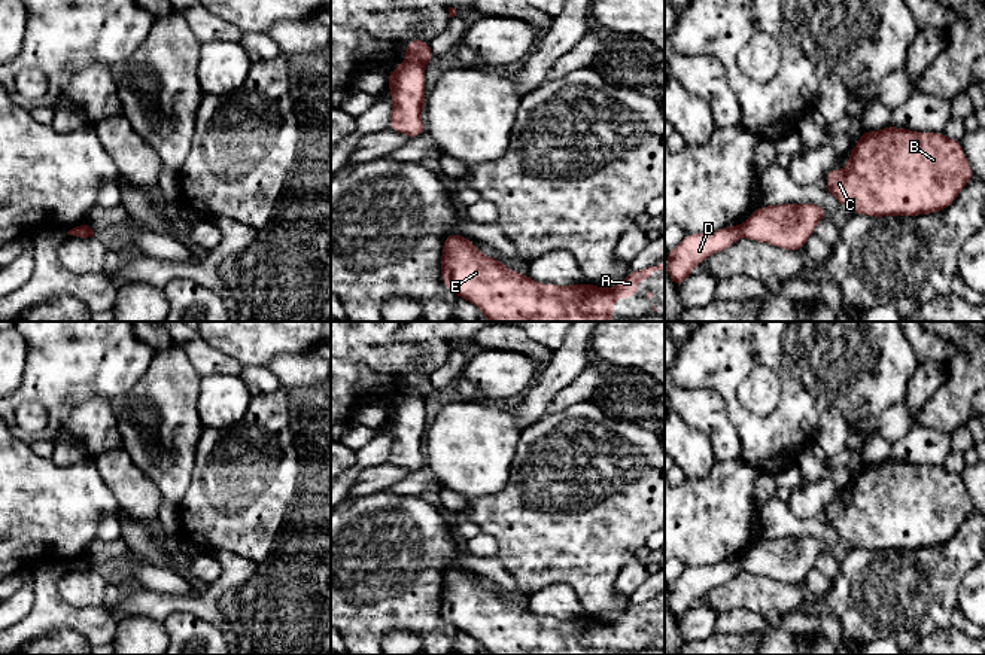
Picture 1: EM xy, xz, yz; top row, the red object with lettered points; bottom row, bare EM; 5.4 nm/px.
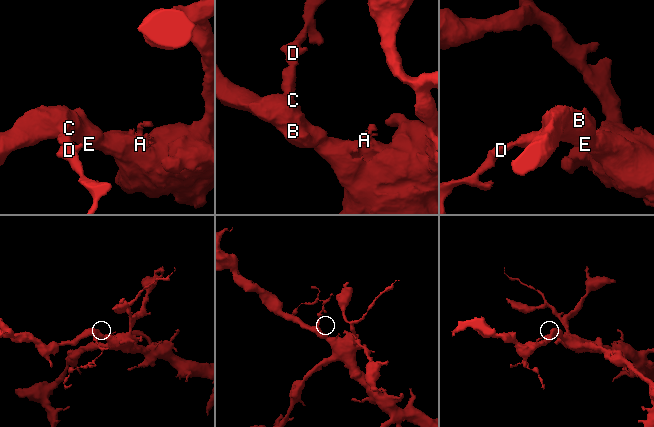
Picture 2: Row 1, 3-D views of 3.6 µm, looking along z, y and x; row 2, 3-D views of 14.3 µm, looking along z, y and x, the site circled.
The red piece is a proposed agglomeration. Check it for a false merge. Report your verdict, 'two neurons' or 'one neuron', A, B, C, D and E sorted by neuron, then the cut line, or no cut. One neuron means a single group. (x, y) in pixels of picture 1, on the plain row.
two neurons | A B C E / D | xz (406, 393), (425, 399)

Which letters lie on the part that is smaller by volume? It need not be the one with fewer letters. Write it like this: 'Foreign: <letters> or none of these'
Foreign: D

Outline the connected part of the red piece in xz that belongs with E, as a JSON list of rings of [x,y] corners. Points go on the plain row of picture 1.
[[[460,567],[443,573],[441,616],[457,631],[477,639],[489,655],[611,655],[615,631],[638,630],[638,615],[653,613],[654,604],[665,604],[665,597],[630,604],[614,621],[596,621],[590,616],[556,619],[536,616],[532,610],[508,603],[501,594],[481,587],[474,575]]]

